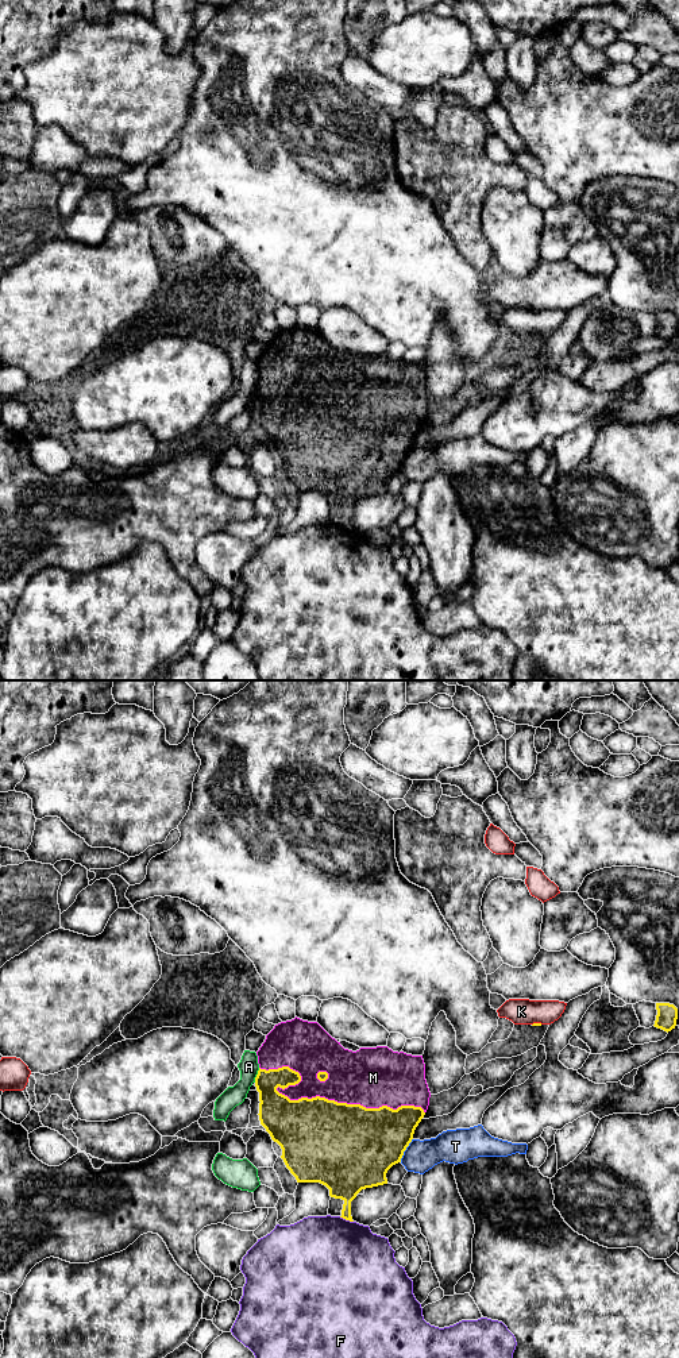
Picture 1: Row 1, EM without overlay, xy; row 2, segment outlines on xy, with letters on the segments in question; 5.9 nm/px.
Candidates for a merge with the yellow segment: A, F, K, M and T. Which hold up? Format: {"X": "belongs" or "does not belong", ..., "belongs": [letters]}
{"A": "does not belong", "F": "does not belong", "K": "does not belong", "M": "belongs", "T": "does not belong", "belongs": ["M"]}

